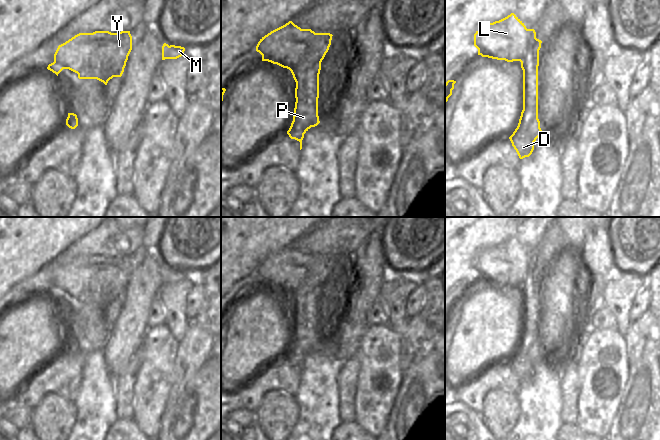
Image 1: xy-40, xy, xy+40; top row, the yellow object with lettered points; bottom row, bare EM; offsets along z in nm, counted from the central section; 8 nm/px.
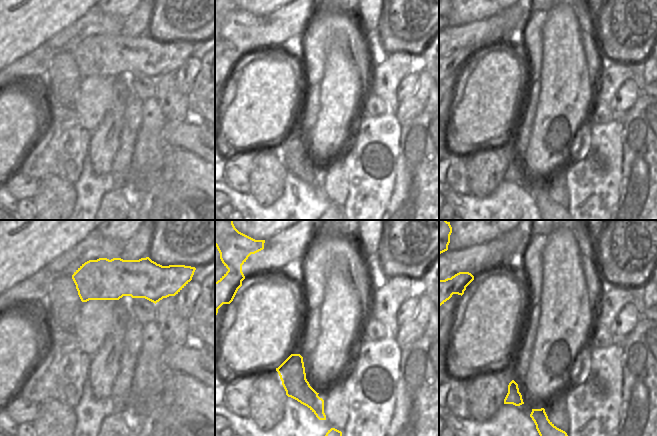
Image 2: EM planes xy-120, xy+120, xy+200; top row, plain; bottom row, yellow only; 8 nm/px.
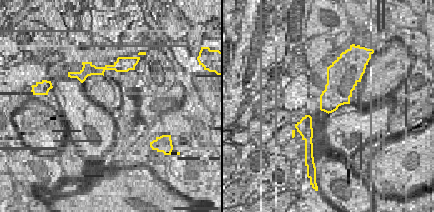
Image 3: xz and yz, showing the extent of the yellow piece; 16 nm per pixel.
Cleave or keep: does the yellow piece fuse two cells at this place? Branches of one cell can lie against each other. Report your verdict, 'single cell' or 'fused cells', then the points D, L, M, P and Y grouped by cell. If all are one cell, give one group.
fused cells; groups D P / L M Y

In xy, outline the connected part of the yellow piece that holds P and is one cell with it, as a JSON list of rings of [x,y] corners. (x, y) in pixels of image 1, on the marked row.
[[[301,61],[291,70],[296,82],[296,102],[293,121],[287,134],[291,139],[300,142],[300,150],[304,134],[320,123],[318,116],[320,70],[321,63],[318,61]]]

